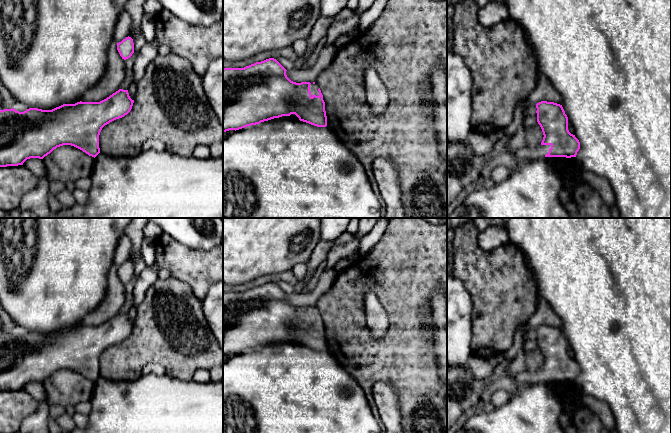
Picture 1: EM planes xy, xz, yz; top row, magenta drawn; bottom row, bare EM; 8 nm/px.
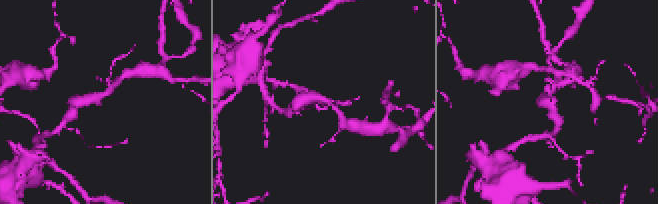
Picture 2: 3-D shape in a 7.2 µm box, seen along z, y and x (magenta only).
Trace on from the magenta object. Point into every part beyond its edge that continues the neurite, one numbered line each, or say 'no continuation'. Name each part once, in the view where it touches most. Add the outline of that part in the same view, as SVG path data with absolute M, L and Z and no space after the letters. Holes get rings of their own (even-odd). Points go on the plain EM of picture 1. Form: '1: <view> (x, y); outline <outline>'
1: xz (314, 312); outline M316 306L314 308L313 307L310 308L311 321L313 319L319 320L319 315L318 315L319 312L320 311Z

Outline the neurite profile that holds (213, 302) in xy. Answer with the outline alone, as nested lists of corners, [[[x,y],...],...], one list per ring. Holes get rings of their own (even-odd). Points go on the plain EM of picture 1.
[[[223,280],[215,283],[202,300],[207,324],[223,349]]]

